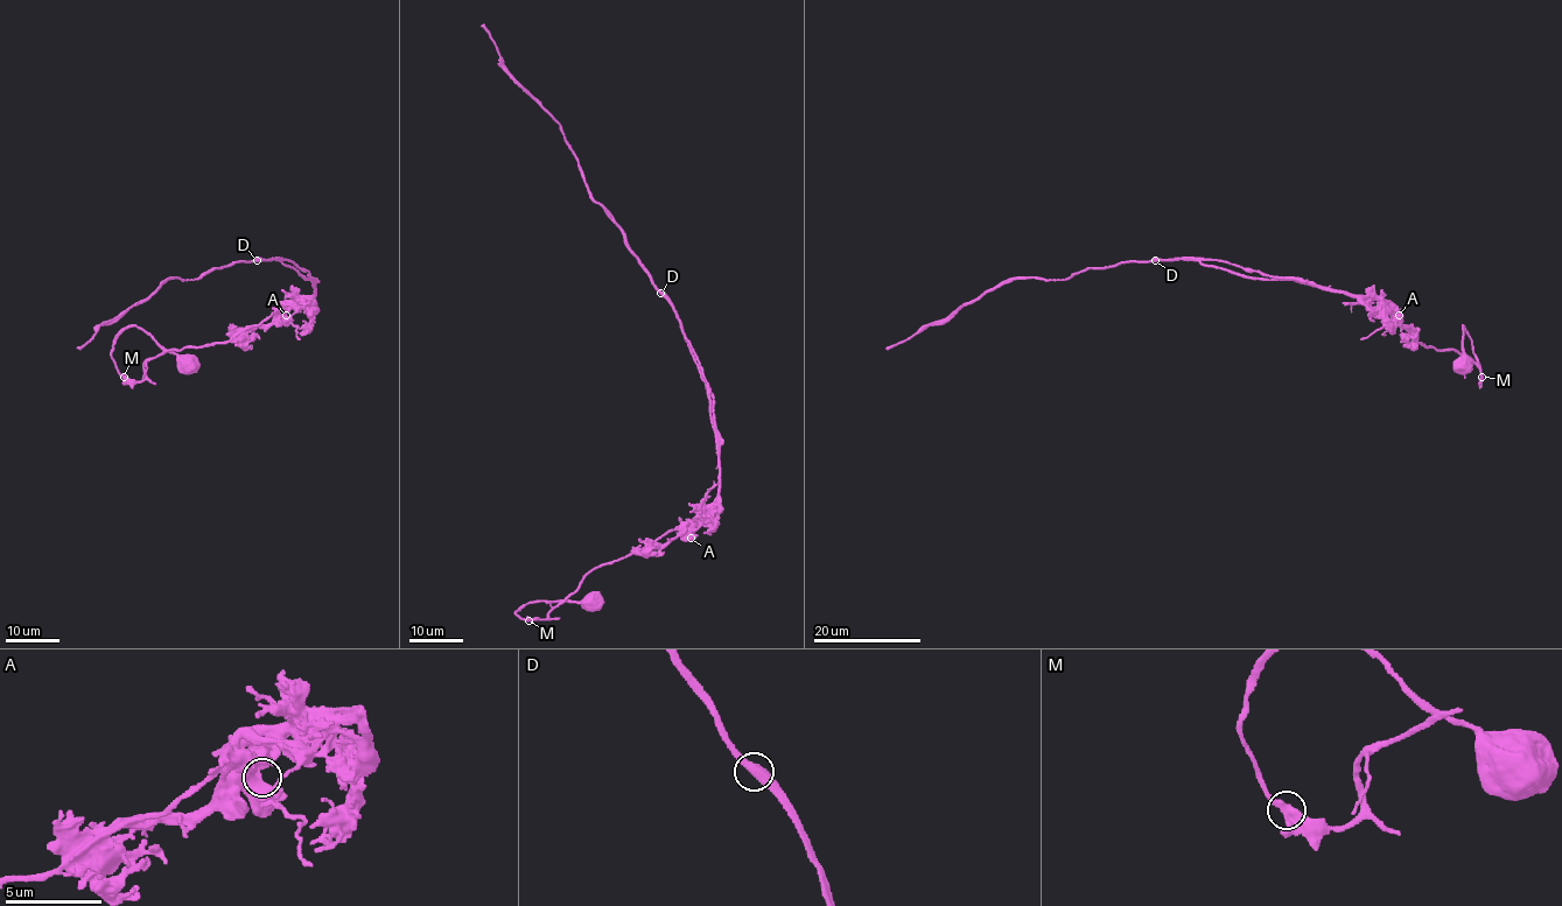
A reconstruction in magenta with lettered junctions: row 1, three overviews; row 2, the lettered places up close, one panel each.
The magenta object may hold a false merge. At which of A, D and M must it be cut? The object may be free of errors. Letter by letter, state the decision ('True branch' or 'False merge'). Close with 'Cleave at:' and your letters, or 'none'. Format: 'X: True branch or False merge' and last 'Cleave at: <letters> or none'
A: True branch
D: False merge
M: True branch
Cleave at: D

